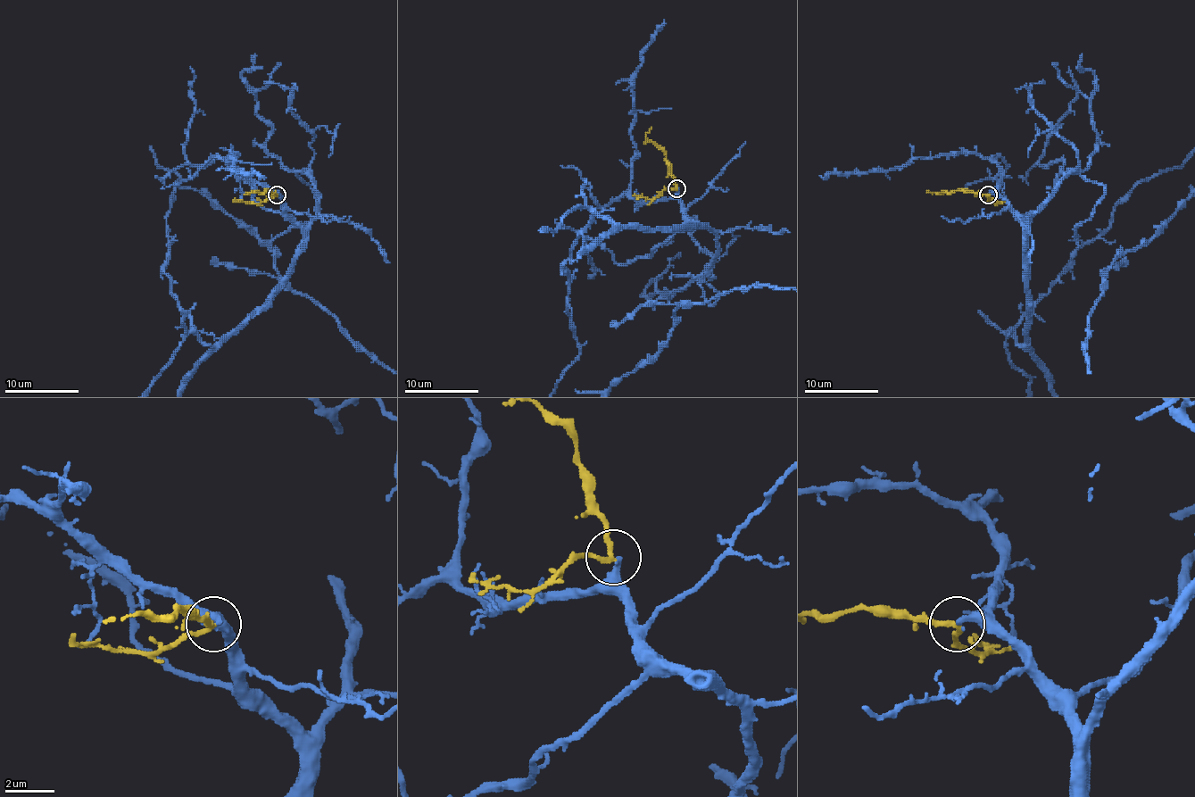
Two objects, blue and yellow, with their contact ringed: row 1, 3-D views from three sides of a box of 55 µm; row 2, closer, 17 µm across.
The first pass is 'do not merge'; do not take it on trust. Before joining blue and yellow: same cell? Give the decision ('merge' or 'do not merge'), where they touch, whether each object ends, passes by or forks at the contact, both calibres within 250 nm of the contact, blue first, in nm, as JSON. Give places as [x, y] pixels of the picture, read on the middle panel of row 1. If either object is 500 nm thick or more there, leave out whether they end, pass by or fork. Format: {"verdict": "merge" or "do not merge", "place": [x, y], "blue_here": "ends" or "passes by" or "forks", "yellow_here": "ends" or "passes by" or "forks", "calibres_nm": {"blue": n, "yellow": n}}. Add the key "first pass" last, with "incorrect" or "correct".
{"verdict": "do not merge", "place": [676, 188], "blue_here": "ends", "yellow_here": "passes by", "calibres_nm": {"blue": 280, "yellow": 190}, "first pass": "correct"}

